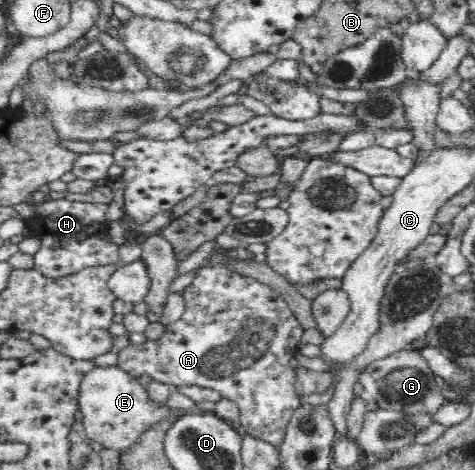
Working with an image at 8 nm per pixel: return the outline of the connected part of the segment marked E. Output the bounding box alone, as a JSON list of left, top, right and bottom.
[79,366,170,452]

